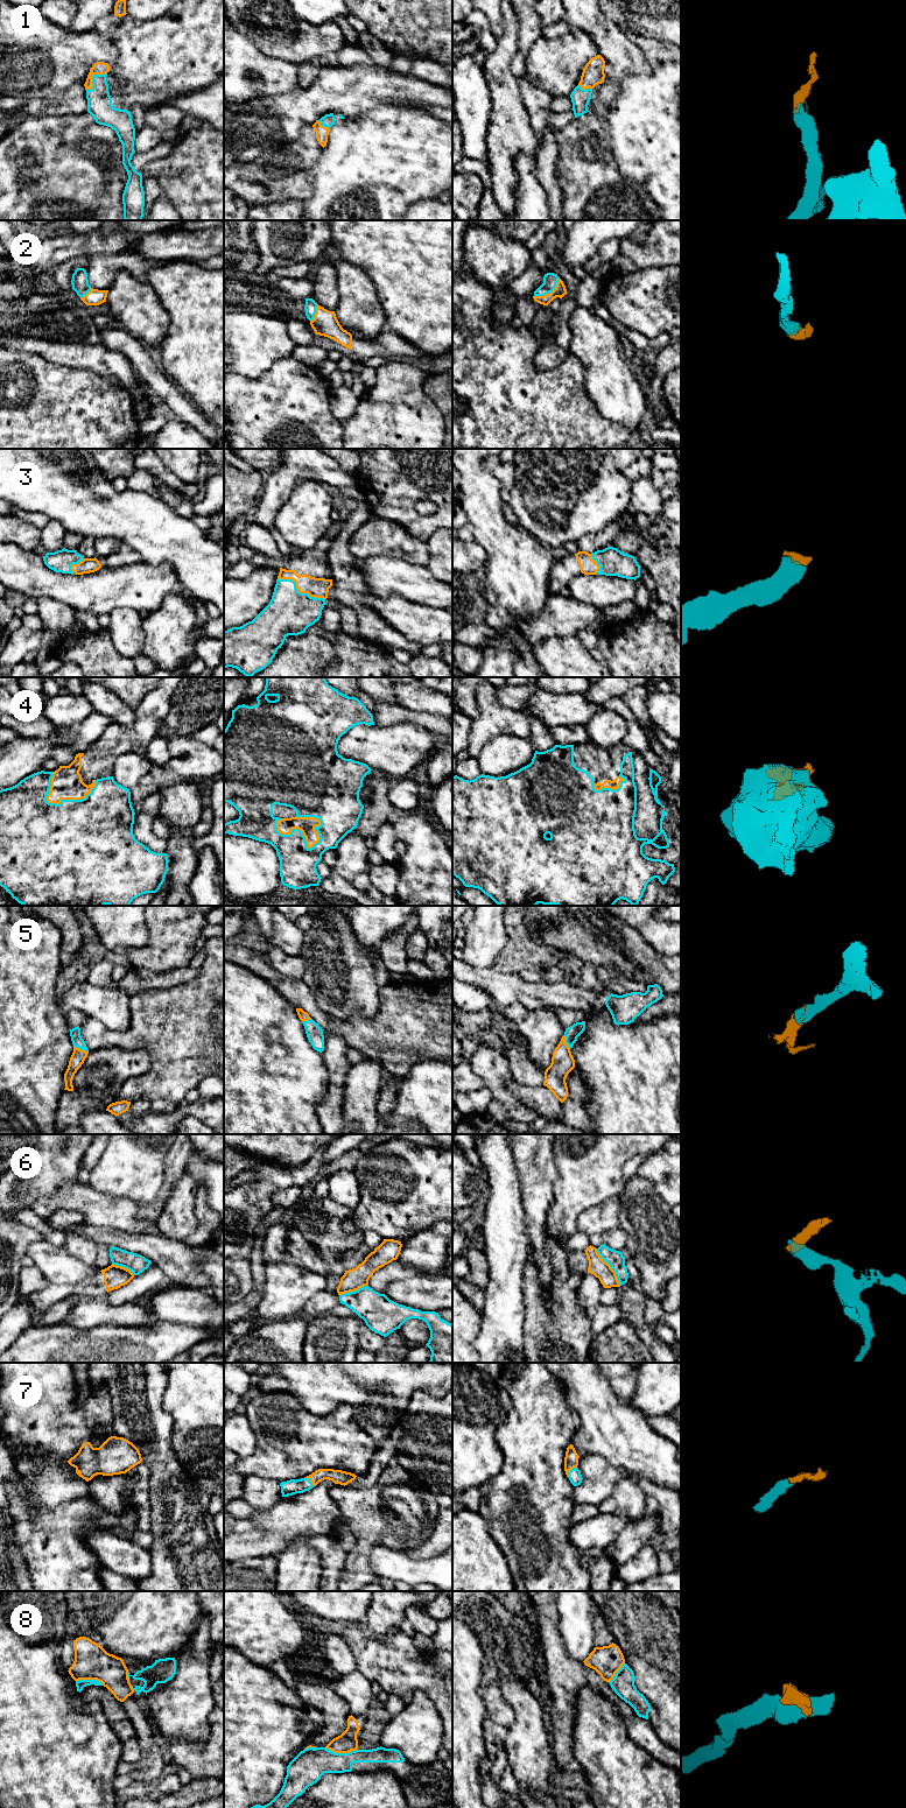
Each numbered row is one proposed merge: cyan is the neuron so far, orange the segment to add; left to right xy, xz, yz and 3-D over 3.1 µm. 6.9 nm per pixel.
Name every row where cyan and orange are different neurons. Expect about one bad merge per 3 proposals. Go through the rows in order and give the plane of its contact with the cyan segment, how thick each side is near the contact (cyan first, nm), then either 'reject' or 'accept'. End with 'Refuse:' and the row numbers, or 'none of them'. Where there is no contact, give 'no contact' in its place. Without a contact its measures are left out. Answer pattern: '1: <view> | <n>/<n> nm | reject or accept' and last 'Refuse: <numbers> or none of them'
1: xy | 180/90 nm | accept
2: yz | 100/90 nm | accept
3: xz | 320/140 nm | accept
4: xz | 300/110 nm | accept
5: xy | 80/100 nm | accept
6: yz | 110/120 nm | reject
7: yz | 90/100 nm | accept
8: xz | 220/140 nm | reject
Refuse: 6, 8

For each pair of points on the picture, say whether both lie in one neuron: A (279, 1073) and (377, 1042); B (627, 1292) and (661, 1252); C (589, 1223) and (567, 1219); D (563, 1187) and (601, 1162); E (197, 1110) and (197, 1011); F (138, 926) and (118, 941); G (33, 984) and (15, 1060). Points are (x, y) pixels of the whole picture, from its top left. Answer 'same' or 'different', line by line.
A: different
B: different
C: different
D: same
E: different
F: same
G: same

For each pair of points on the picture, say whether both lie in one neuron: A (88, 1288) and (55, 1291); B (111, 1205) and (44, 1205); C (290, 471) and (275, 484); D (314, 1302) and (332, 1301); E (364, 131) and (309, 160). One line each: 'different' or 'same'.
A: same
B: same
C: same
D: same
E: different

